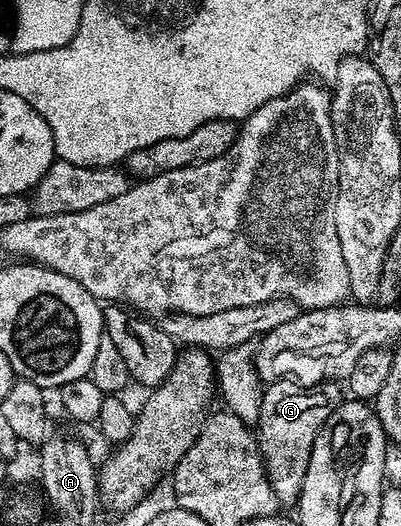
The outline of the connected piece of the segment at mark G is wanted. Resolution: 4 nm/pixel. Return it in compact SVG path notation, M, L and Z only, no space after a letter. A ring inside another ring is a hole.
M286 380L272 381L265 386L256 429L260 434L262 460L266 463L272 491L276 491L283 506L293 506L297 502L304 475L308 471L308 459L312 455L314 440L343 400L344 389L337 380L325 380L310 388Z

